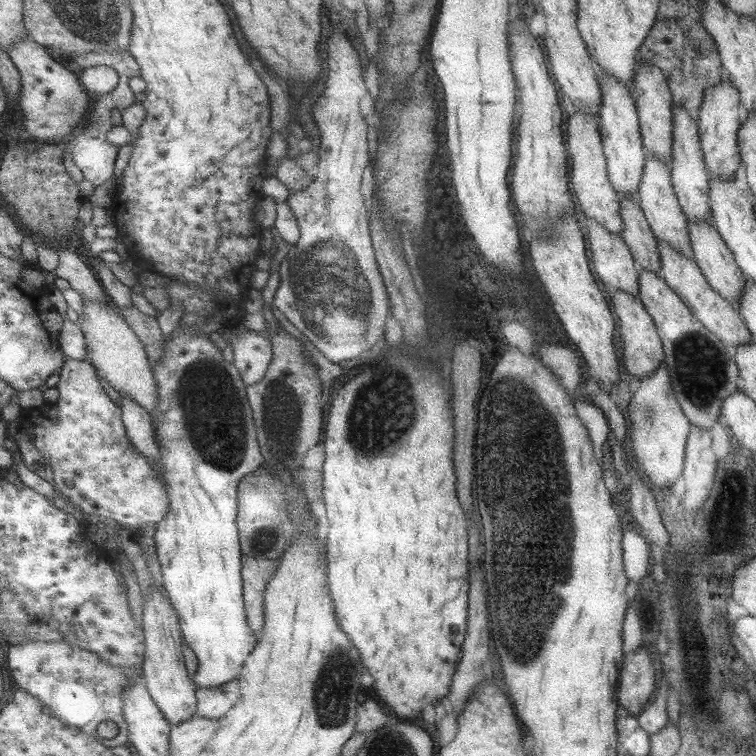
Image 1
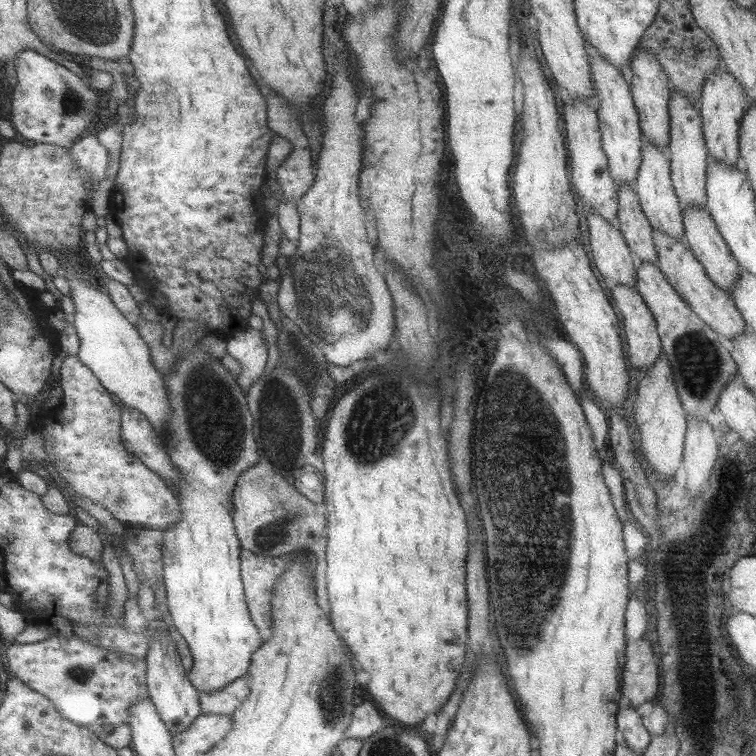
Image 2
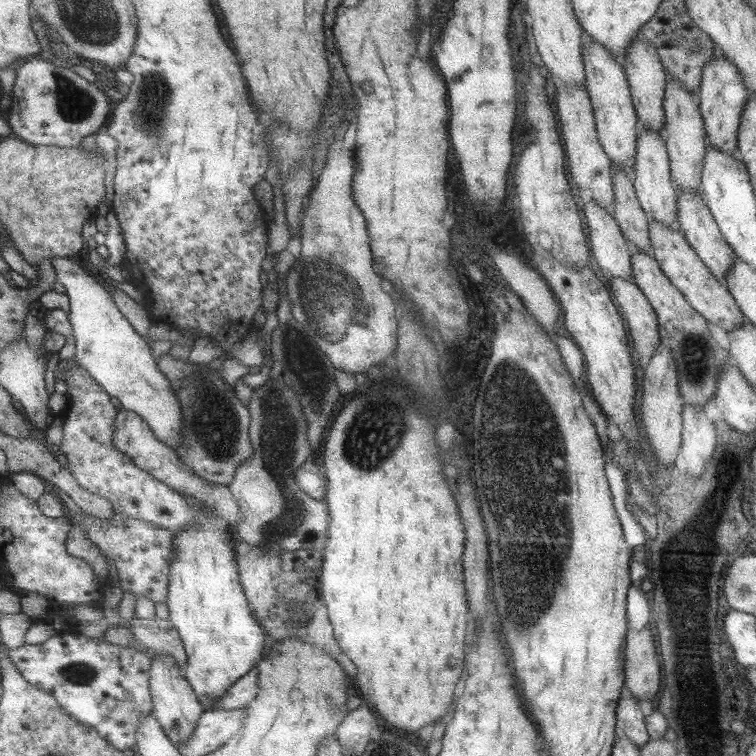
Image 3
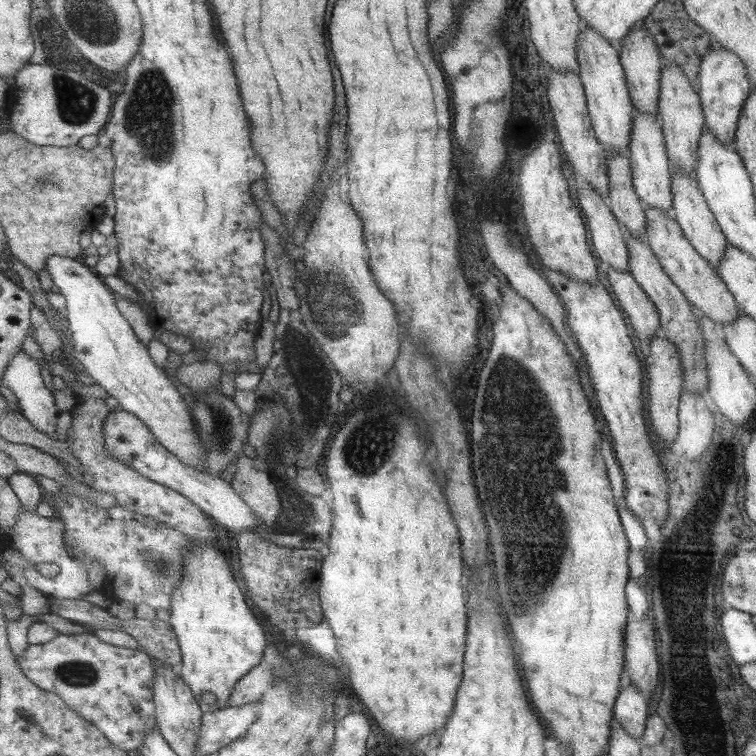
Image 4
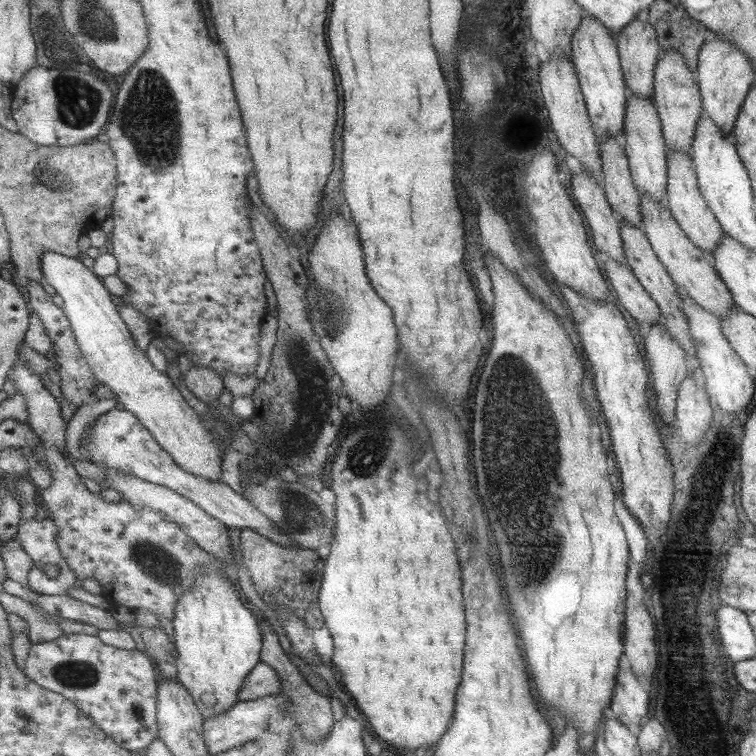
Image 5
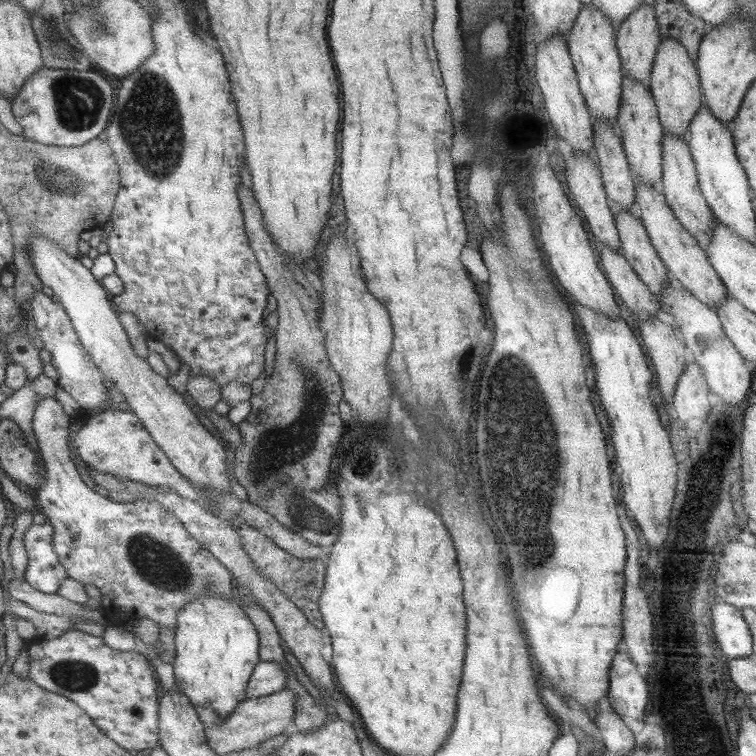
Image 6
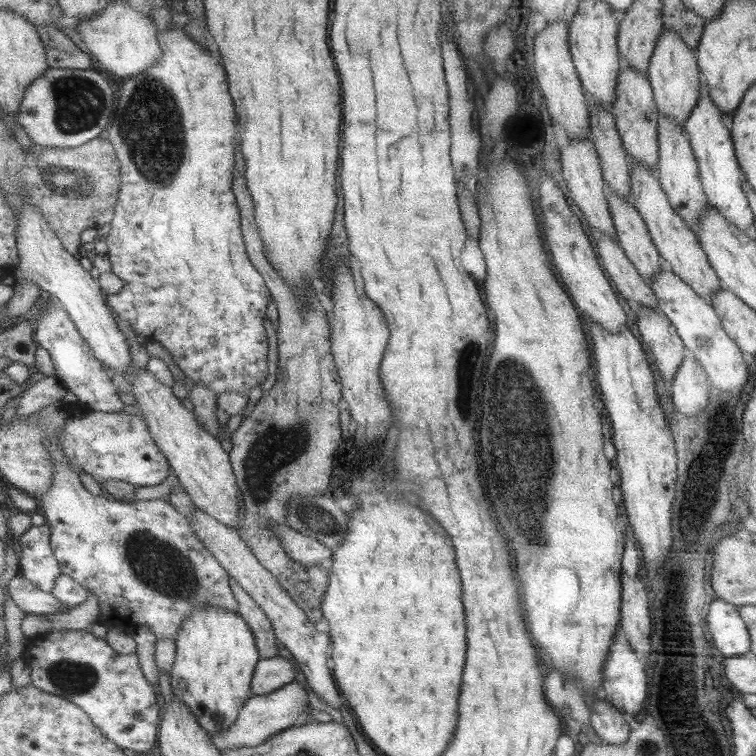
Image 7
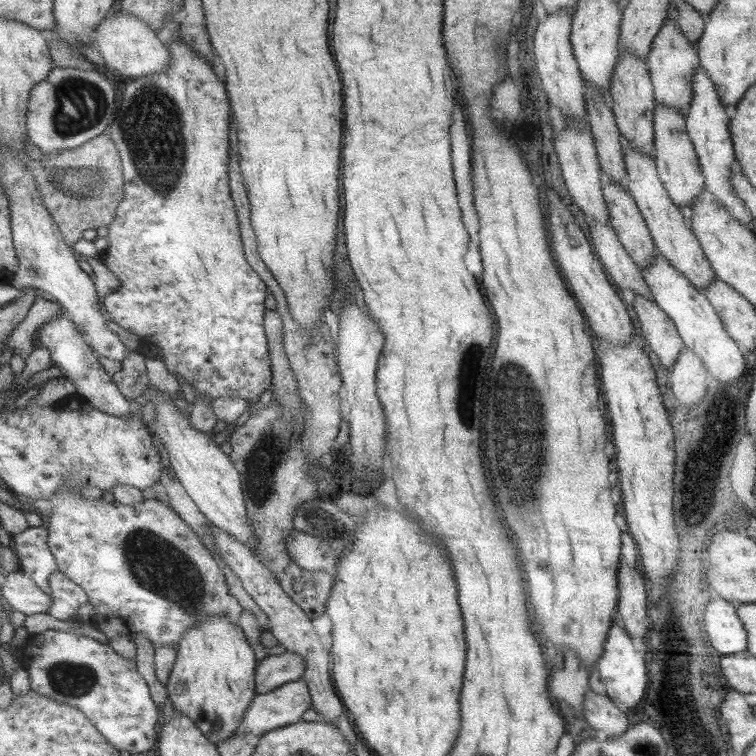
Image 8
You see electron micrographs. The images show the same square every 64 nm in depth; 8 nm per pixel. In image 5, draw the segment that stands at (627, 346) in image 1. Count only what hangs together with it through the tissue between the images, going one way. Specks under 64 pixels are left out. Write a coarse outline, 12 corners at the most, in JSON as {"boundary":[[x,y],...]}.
{"boundary":[[604,257],[606,278],[640,330],[657,324],[660,306],[628,264]]}

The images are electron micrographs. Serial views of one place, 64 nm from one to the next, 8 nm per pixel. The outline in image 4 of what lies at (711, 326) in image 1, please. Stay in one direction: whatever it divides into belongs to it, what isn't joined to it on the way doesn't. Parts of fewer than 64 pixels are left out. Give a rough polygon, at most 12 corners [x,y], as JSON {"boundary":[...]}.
{"boundary":[[648,204],[648,247],[687,301],[717,324],[742,312],[672,215]]}

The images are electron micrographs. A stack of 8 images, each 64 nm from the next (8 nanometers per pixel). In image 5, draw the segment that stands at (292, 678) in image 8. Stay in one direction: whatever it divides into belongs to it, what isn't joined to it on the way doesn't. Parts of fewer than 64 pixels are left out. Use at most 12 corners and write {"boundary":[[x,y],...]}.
{"boundary":[[262,661],[248,677],[240,702],[280,694],[284,680]]}

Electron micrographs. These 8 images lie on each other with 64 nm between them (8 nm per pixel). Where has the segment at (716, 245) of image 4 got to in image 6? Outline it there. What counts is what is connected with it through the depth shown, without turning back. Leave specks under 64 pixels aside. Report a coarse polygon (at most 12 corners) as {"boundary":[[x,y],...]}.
{"boundary":[[662,136],[668,206],[702,247],[716,217],[700,188],[689,144]]}

